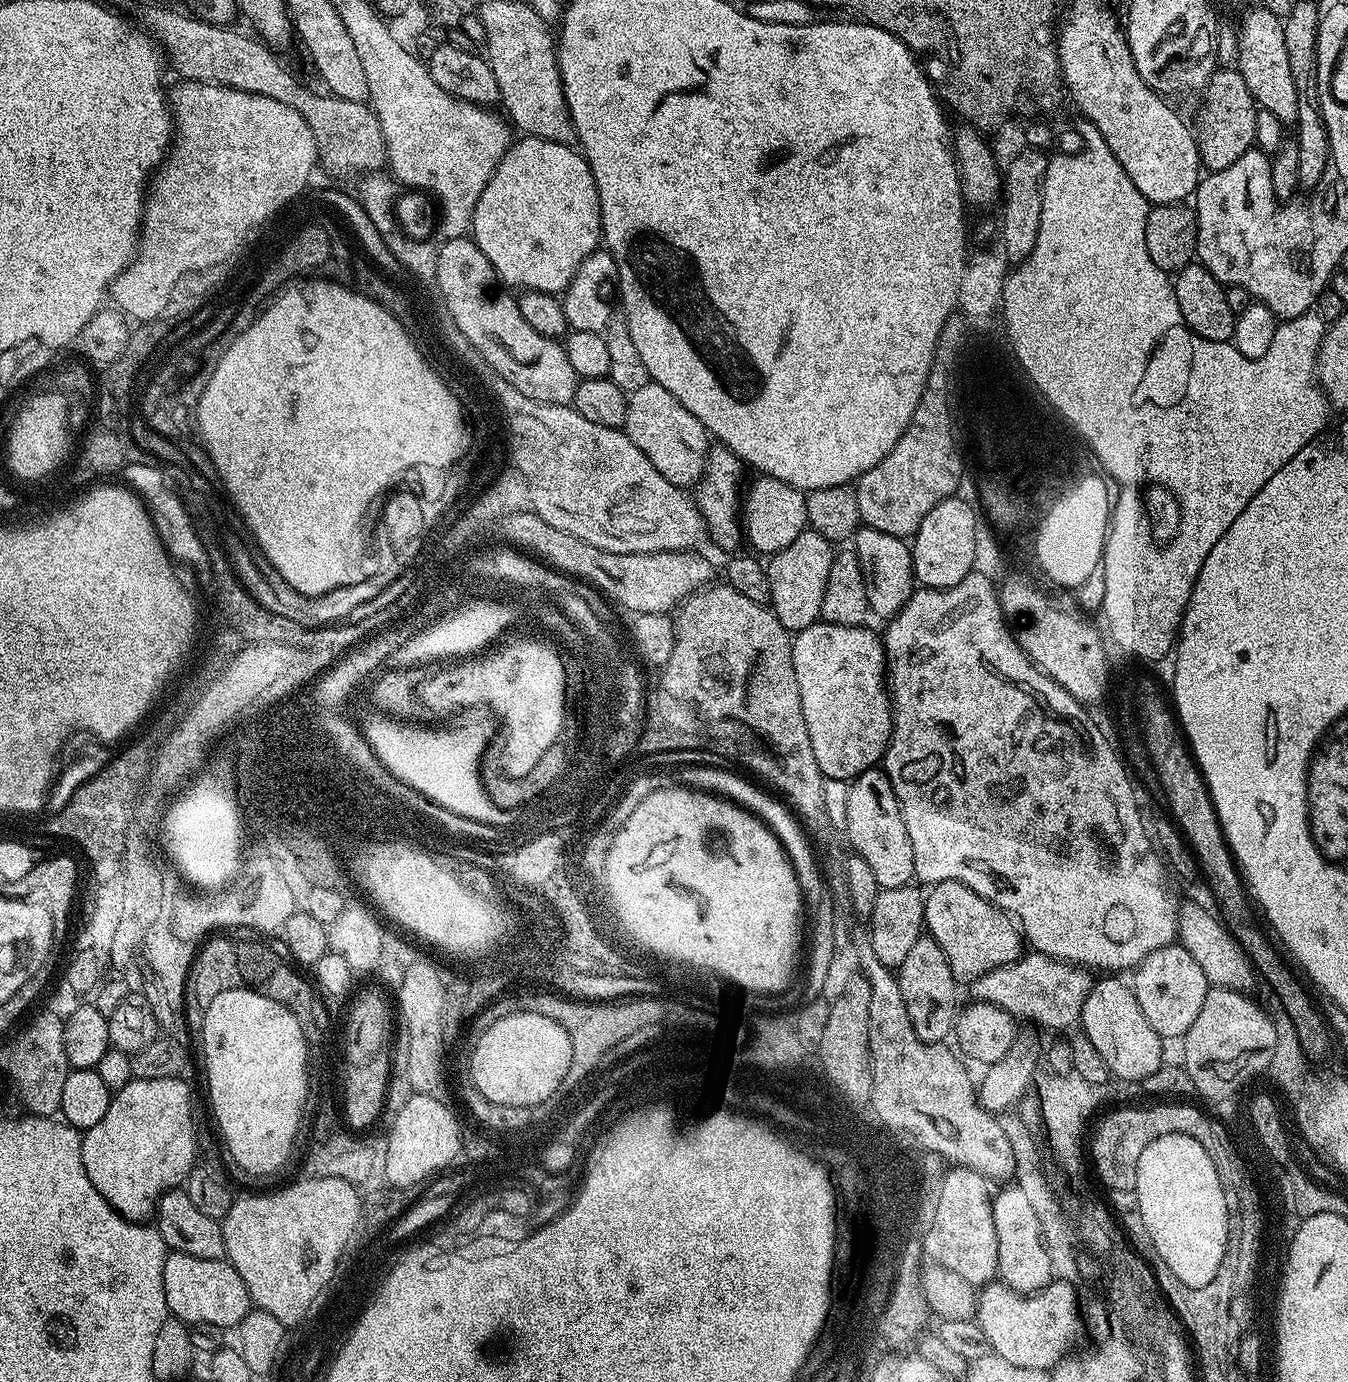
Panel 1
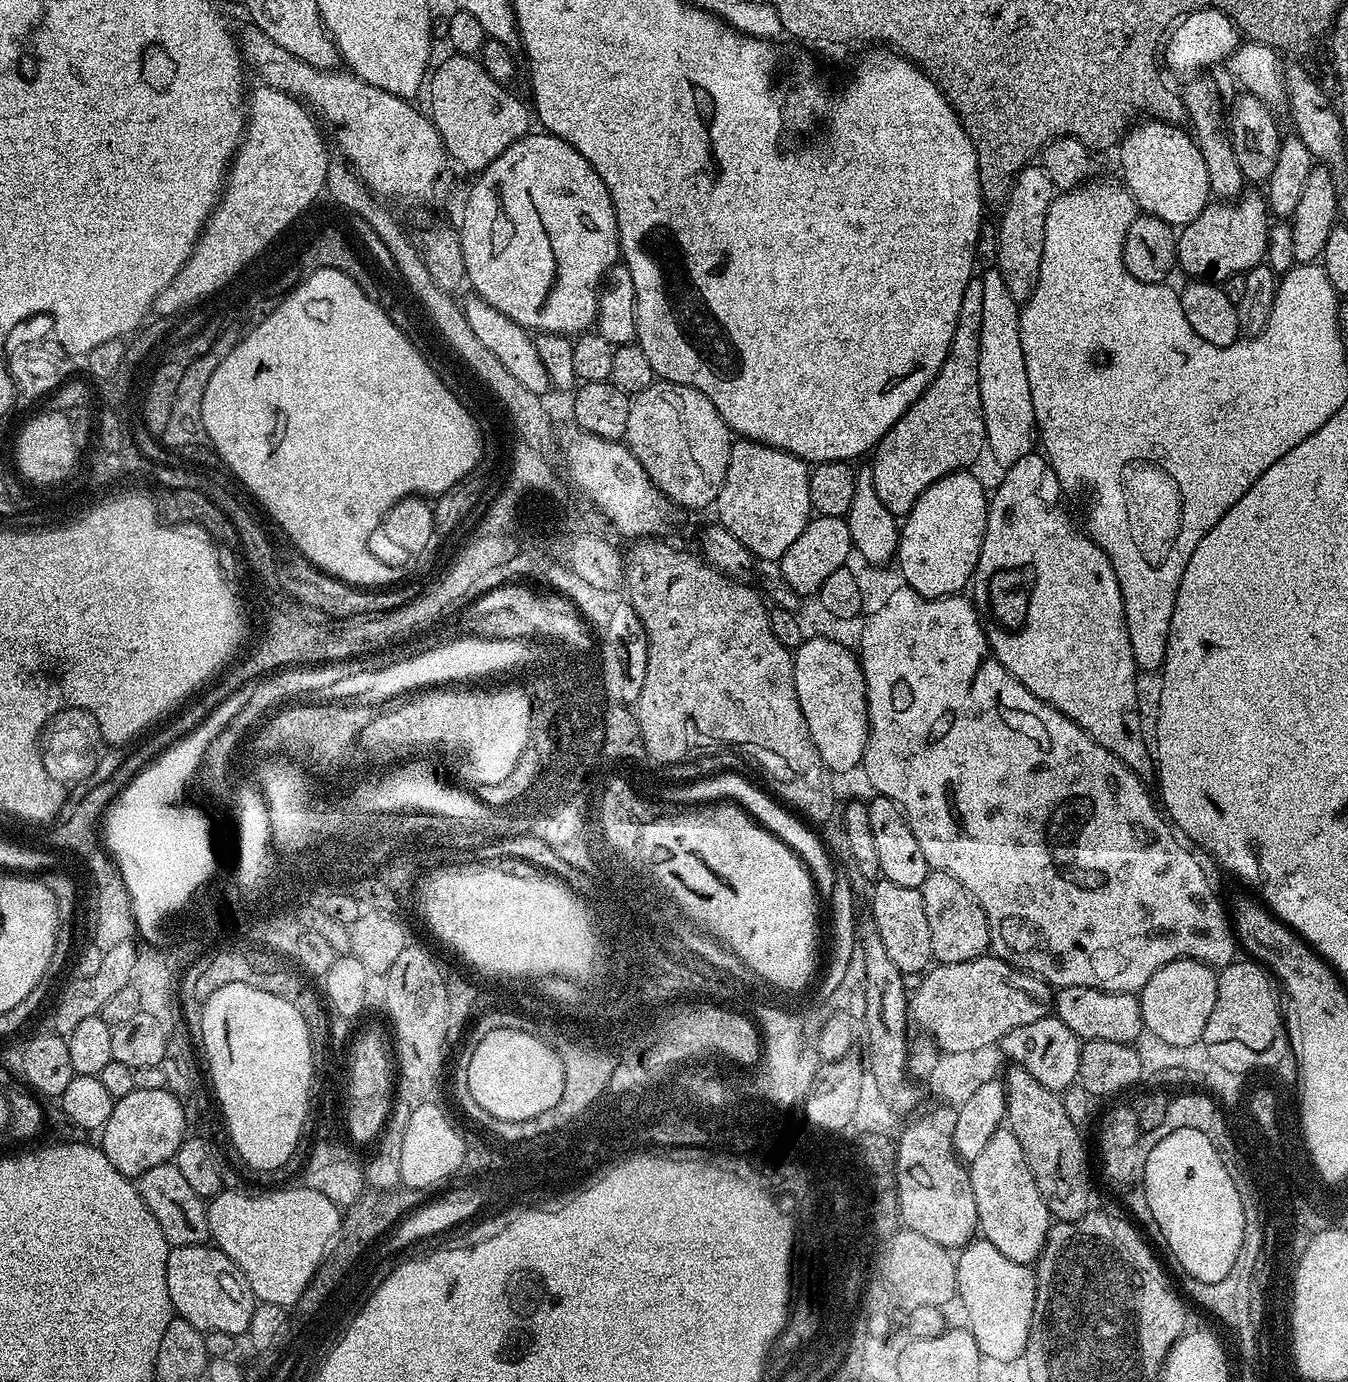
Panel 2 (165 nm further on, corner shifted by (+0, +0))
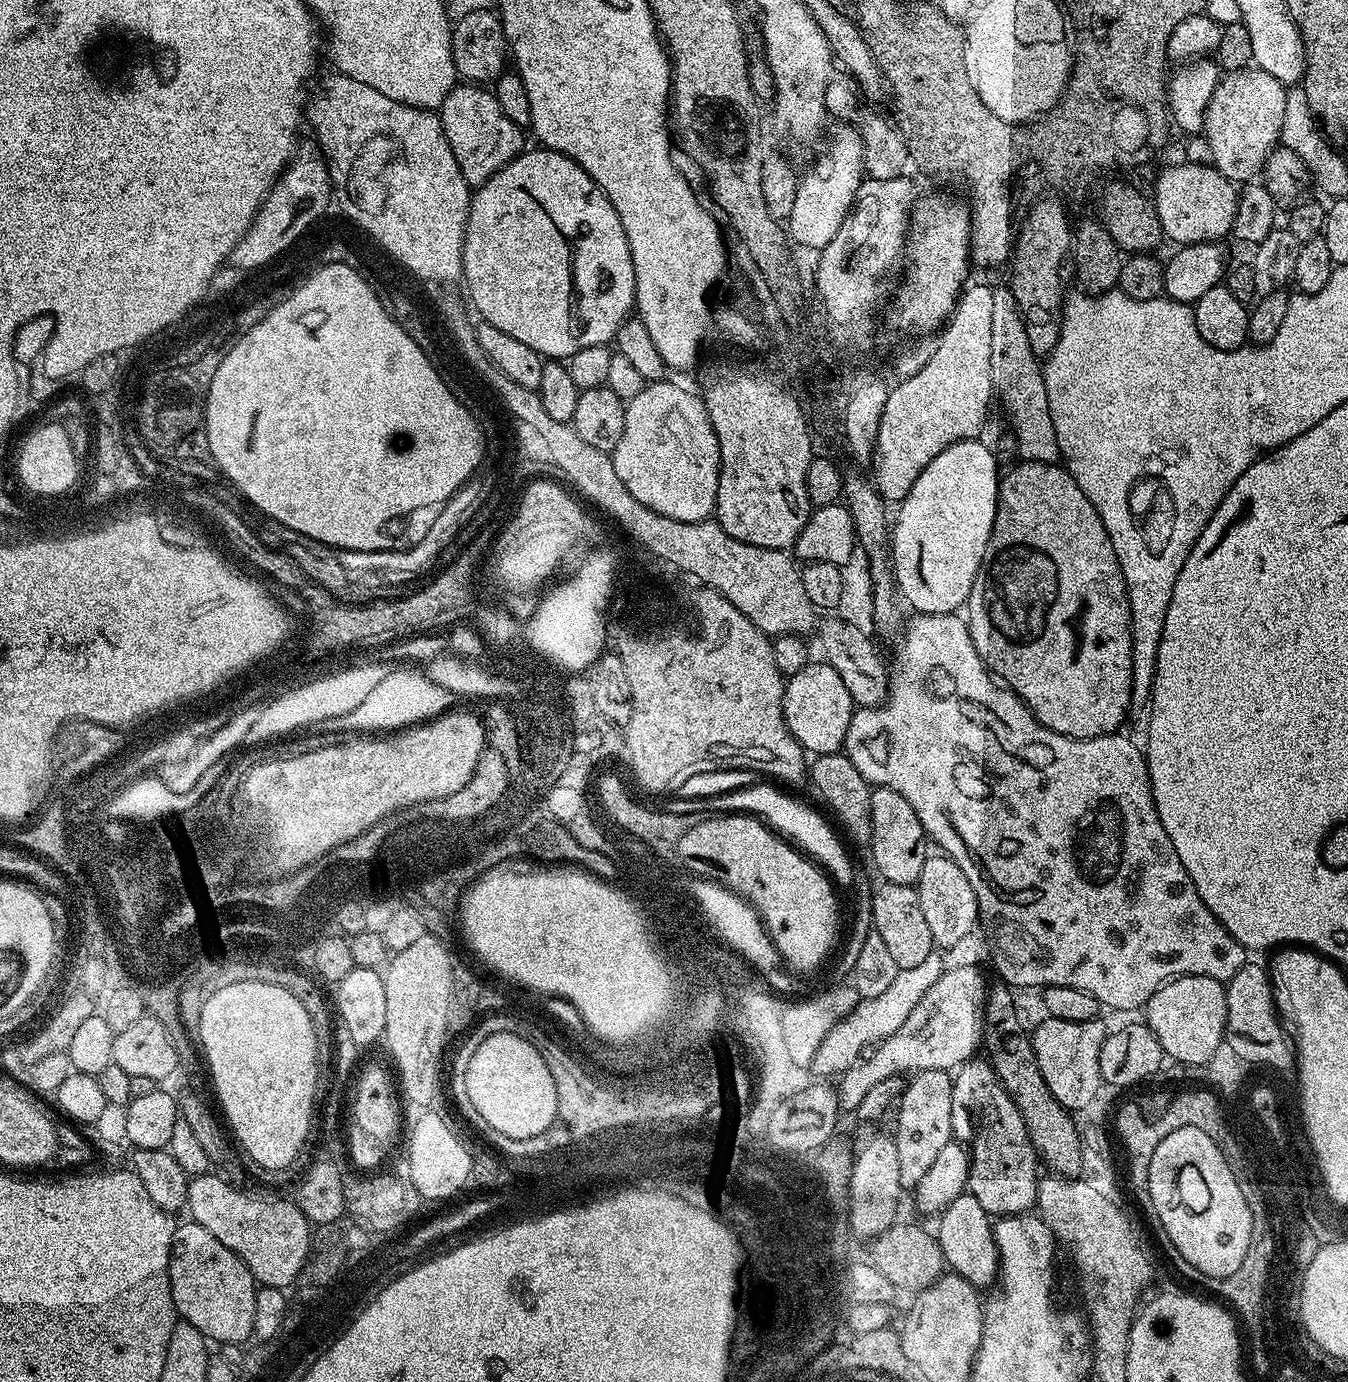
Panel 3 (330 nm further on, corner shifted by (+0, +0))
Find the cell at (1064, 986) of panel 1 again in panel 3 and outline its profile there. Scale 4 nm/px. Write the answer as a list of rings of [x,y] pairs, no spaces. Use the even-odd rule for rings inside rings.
[[[960,964],[957,968],[945,967],[938,982],[927,988],[918,1006],[906,1014],[906,1022],[902,1022],[892,1036],[875,1045],[871,1049],[872,1056],[865,1055],[858,1066],[842,1073],[838,1080],[839,1107],[845,1113],[855,1113],[862,1098],[866,1098],[866,1090],[882,1082],[882,1078],[915,1074],[920,1070],[948,1072],[967,1064],[977,1055],[976,1047],[978,1050],[982,1044],[985,995],[986,981],[978,969],[968,964]]]

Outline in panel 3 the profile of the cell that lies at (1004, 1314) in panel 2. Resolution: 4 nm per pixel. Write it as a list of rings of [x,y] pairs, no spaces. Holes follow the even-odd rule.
[[[965,1194],[954,1198],[950,1206],[946,1206],[939,1213],[940,1229],[935,1229],[934,1235],[940,1241],[940,1248],[944,1252],[945,1265],[955,1275],[966,1278],[977,1286],[987,1286],[997,1279],[1000,1271],[1000,1251],[996,1249],[996,1239],[992,1233],[994,1227],[988,1212],[982,1210],[978,1198]]]

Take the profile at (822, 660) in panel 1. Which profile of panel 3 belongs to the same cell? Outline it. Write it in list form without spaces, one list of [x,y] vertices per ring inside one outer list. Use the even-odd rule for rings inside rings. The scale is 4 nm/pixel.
[[[810,662],[805,668],[798,670],[798,674],[787,677],[784,686],[784,721],[805,753],[825,756],[841,751],[853,711],[850,691],[846,690],[838,671],[828,663]]]

